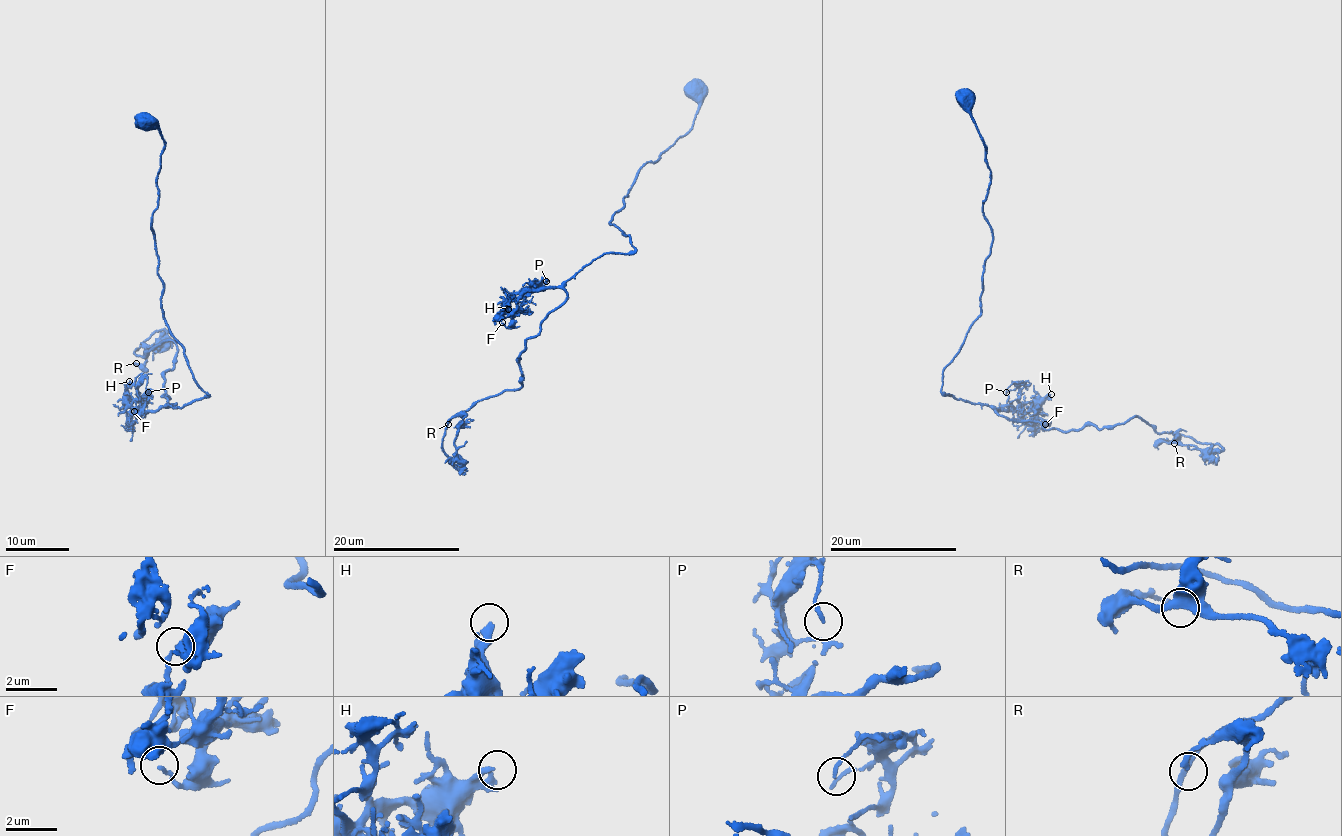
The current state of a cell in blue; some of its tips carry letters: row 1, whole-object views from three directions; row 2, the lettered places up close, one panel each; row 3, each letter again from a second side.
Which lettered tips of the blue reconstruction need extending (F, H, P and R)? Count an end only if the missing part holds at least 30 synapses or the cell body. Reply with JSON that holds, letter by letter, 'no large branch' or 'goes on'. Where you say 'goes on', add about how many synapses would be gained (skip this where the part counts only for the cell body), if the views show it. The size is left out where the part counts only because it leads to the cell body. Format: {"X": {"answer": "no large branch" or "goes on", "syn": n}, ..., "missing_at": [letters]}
{"F": {"answer": "no large branch"}, "H": {"answer": "no large branch"}, "P": {"answer": "no large branch"}, "R": {"answer": "no large branch"}, "missing_at": []}

